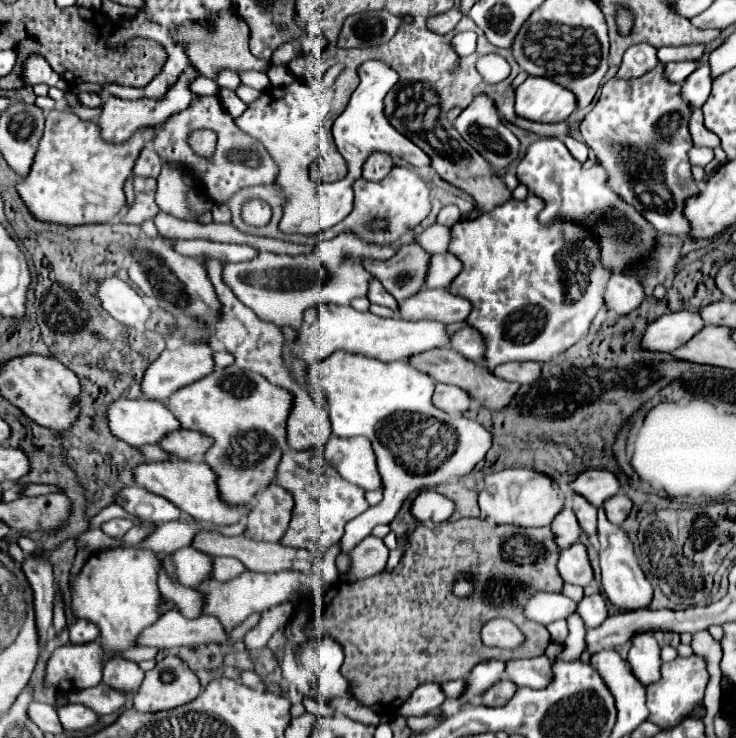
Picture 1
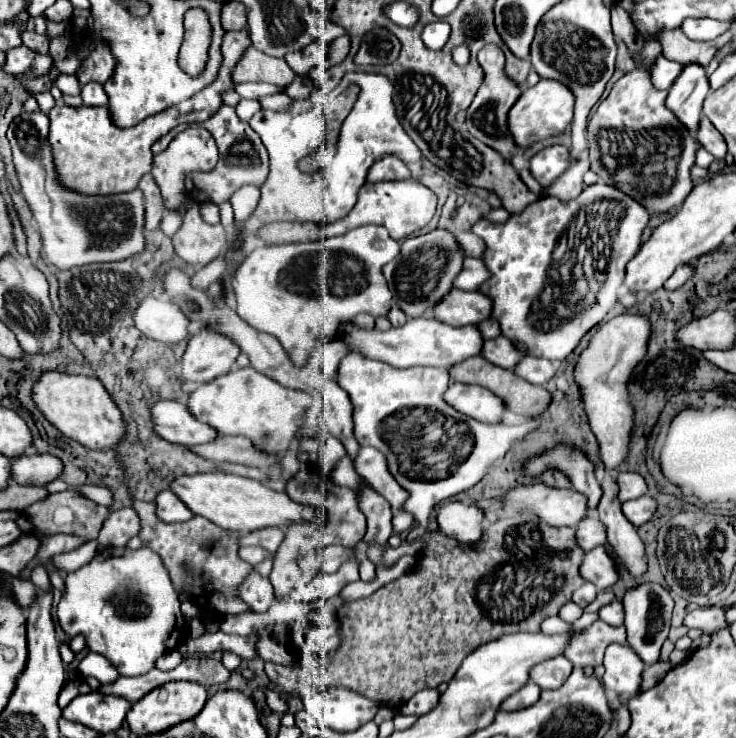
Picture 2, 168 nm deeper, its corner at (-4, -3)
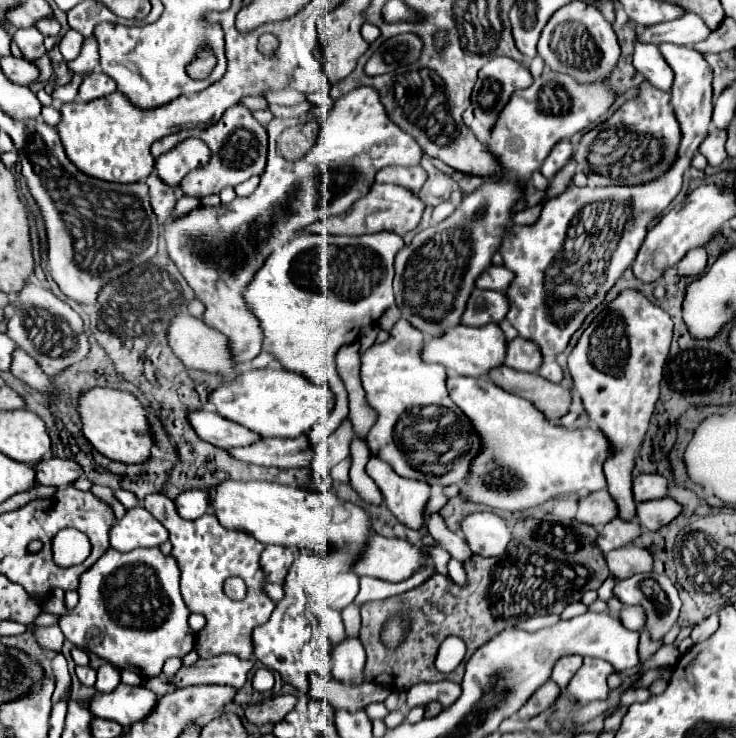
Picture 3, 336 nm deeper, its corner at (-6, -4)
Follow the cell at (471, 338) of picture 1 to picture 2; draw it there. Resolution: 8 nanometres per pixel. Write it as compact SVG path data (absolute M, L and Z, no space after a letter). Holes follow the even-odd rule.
M504 335L486 341L482 349L482 357L486 357L490 363L504 367L504 369L514 369L526 355Z

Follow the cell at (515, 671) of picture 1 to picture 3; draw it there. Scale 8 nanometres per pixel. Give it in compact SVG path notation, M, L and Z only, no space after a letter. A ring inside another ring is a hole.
M564 656L564 658L556 660L552 674L550 674L550 680L554 680L564 690L580 664L582 664L582 656Z

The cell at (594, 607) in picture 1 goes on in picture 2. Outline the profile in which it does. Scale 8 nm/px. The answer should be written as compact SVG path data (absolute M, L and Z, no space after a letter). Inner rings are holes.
M616 599L616 601L612 601L610 605L602 607L602 609L600 609L600 619L606 621L608 625L614 625L614 627L622 625L622 623L624 623L624 607L622 607L622 601Z

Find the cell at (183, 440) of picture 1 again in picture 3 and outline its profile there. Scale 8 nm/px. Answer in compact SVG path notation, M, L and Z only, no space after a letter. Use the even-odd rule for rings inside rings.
M306 436L262 438L250 446L228 448L226 452L236 460L274 468L302 468L312 458L312 450Z

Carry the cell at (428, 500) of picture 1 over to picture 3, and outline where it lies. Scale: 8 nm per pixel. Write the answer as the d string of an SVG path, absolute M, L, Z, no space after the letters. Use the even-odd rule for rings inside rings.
M474 512L460 522L460 534L480 556L498 556L510 542L510 528L494 512Z

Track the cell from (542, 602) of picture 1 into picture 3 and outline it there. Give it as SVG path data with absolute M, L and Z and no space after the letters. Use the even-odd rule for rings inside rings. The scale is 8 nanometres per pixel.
M576 602L576 604L566 606L566 610L564 610L560 616L562 616L562 620L570 620L570 618L582 616L582 614L586 614L586 612L588 612L588 608L586 608L582 602Z

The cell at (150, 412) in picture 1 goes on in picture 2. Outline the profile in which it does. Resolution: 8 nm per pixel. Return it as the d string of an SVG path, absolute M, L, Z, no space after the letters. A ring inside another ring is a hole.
M158 401L152 407L152 419L156 423L156 433L170 443L202 445L218 437L214 427L198 423L198 419L192 417L188 407L180 401Z

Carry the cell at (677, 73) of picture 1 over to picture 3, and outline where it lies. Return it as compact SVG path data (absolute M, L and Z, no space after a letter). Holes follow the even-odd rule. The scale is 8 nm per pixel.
M634 42L634 68L658 90L670 90L672 72L654 44Z

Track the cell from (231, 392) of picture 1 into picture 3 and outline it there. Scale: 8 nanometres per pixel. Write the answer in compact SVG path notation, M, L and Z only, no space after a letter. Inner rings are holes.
M262 368L242 372L232 382L218 386L210 394L210 402L216 406L216 412L220 416L226 416L236 424L246 426L256 434L296 438L310 432L310 428L320 420L322 410L324 416L332 412L334 394L330 392L330 388L326 388L326 384L322 386L310 384L310 380L298 376L296 372L284 368L282 370Z

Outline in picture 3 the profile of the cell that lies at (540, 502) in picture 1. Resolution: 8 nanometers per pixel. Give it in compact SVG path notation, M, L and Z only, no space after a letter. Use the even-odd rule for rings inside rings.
M600 490L588 494L578 502L576 520L594 528L602 528L602 524L608 524L612 518L616 518L616 514L618 510L614 508L614 500L608 496L606 490Z

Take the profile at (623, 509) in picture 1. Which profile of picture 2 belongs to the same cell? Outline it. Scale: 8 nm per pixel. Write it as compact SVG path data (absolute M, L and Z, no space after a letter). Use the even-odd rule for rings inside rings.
M644 495L644 497L638 497L638 499L632 499L632 501L626 501L622 505L622 511L624 515L628 517L628 521L634 525L634 527L640 527L644 523L648 523L654 513L656 513L658 505L654 501L654 497L650 495Z

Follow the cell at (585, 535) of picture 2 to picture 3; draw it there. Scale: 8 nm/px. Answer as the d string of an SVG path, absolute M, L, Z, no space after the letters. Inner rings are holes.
M614 518L614 520L610 520L610 524L606 524L604 528L598 530L596 544L606 554L614 548L622 548L622 546L630 544L638 534L640 534L640 526L636 520L624 522L624 520Z

